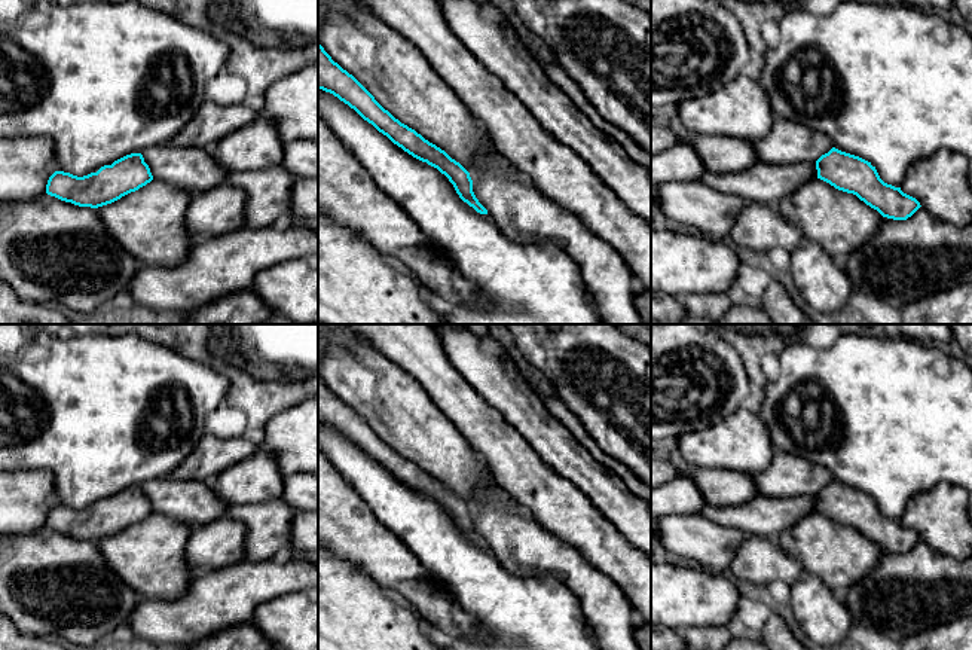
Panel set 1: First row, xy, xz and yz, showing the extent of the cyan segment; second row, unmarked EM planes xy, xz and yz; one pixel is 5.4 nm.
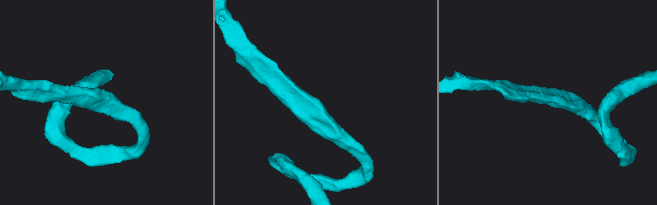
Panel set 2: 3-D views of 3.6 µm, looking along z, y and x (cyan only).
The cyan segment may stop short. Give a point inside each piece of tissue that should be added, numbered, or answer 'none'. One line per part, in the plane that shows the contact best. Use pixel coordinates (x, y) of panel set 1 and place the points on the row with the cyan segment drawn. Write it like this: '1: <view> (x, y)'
1: yz (840, 222)

